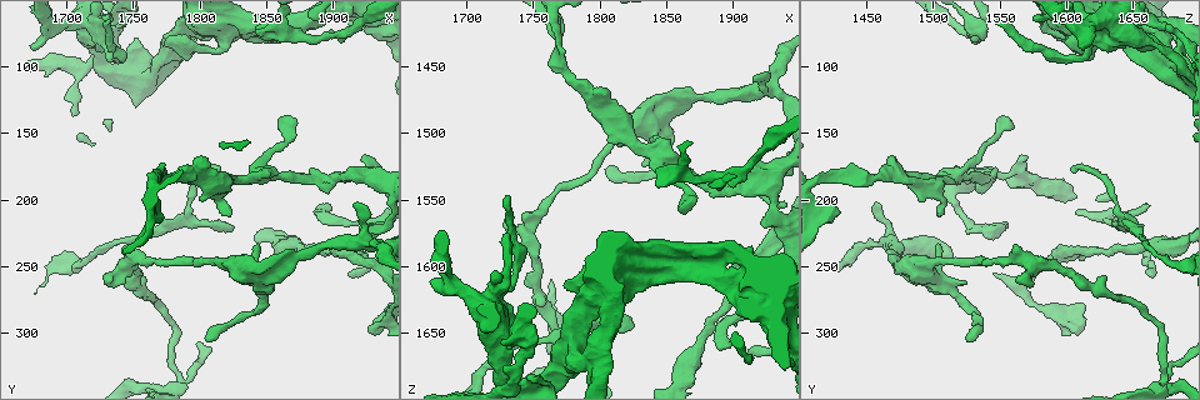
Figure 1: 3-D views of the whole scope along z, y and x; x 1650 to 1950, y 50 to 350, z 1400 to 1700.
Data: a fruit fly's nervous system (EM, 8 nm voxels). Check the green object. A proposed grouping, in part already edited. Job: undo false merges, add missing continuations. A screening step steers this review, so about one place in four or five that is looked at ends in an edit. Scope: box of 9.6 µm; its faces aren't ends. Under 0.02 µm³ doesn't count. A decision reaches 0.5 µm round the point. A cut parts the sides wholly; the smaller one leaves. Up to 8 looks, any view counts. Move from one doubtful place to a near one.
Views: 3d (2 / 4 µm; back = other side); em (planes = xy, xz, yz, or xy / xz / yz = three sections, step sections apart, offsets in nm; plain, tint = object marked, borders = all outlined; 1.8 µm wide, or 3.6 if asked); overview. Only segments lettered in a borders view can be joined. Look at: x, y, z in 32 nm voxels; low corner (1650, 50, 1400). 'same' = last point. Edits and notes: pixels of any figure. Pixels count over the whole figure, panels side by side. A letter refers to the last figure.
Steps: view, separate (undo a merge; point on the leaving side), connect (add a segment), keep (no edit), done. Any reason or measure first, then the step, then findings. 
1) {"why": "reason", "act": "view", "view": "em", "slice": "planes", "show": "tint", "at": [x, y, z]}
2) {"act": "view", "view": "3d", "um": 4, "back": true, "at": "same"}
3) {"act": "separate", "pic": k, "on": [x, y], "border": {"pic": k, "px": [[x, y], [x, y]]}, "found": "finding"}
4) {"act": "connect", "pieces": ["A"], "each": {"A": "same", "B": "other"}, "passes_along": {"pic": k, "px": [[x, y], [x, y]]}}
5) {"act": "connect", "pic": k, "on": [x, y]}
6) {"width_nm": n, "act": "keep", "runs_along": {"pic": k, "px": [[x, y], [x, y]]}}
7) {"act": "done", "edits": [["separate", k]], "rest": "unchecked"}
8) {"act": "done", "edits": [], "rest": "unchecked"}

{"why": "three arms meet", "act": "view", "view": "em", "slice": "xy", "step": 4, "show": "borders", "at": [1846, 182, 1520]}

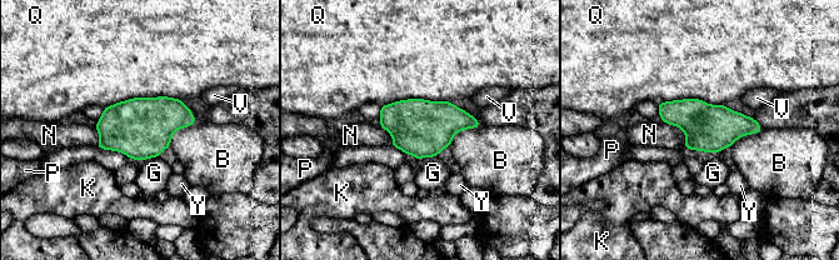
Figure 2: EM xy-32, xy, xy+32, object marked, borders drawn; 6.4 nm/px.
{"why": "another direction", "act": "view", "view": "em", "slice": "planes", "show": "borders", "at": "same"}

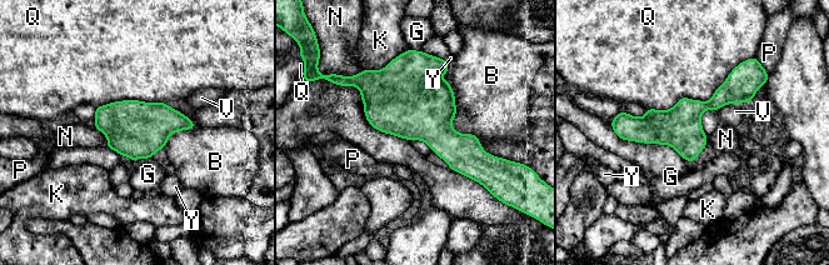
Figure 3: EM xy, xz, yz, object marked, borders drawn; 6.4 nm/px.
{"act": "keep", "each": {"B": "other", "G": "other", "K": "other", "N": "other", "P": "other", "Q": "other", "V": "other", "Y": "other"}, "runs_along": {"pic": 3, "px": [[754, 86], [677, 125], [620, 125]]}, "found": "all the same neuron"}

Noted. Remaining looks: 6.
{"why": "an open end", "act": "view", "view": "3d", "um": 2, "at": [1860, 140, 1556]}

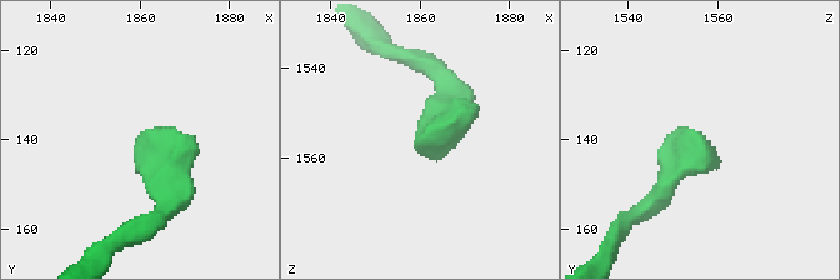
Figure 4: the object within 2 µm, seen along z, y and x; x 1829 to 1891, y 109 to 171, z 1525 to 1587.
{"act": "view", "view": "em", "slice": "yz", "step": 8, "show": "tint", "at": [1861, 137, 1556]}

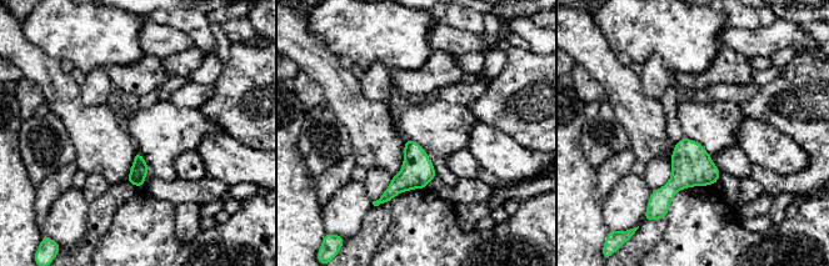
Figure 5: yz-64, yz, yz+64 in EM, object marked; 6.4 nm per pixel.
{"act": "view", "view": "em", "slice": "planes", "show": "borders", "at": "same"}

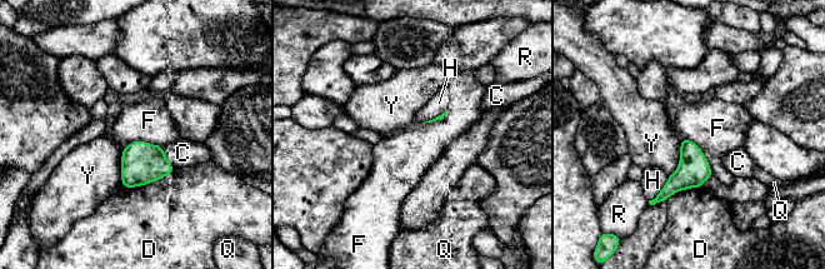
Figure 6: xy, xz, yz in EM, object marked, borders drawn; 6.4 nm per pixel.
{"act": "keep", "each": {"C": "other", "D": "other", "F": "other", "H": "other", "Q": "other", "R": "other", "Y": "other"}, "border": {"pic": 6, "px": [[683, 137], [699, 147], [713, 175]]}, "found": "none of them fits"}

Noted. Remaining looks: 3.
{"why": "two arms at a narrow angle", "act": "view", "view": "em", "slice": "planes", "show": "borders", "at": [1928, 178, 1542]}

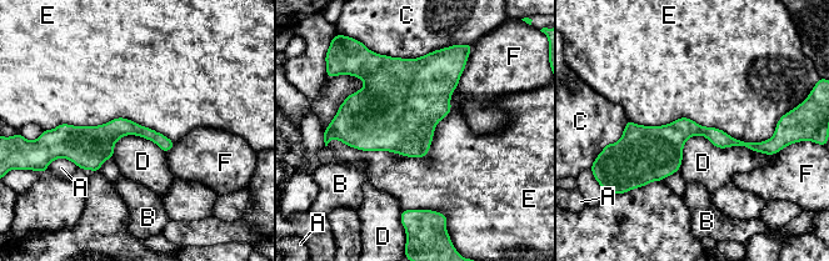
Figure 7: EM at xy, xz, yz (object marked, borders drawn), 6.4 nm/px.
{"act": "keep", "each": {"A": "other", "B": "other", "C": "other", "D": "other", "E": "other", "F": "other"}, "border": {"pic": 7, "px": [[775, 155], [693, 135], [678, 170]]}, "found": "all the same neuron"}

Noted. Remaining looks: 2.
{"act": "done", "edits": [], "rest": "unchecked"}

